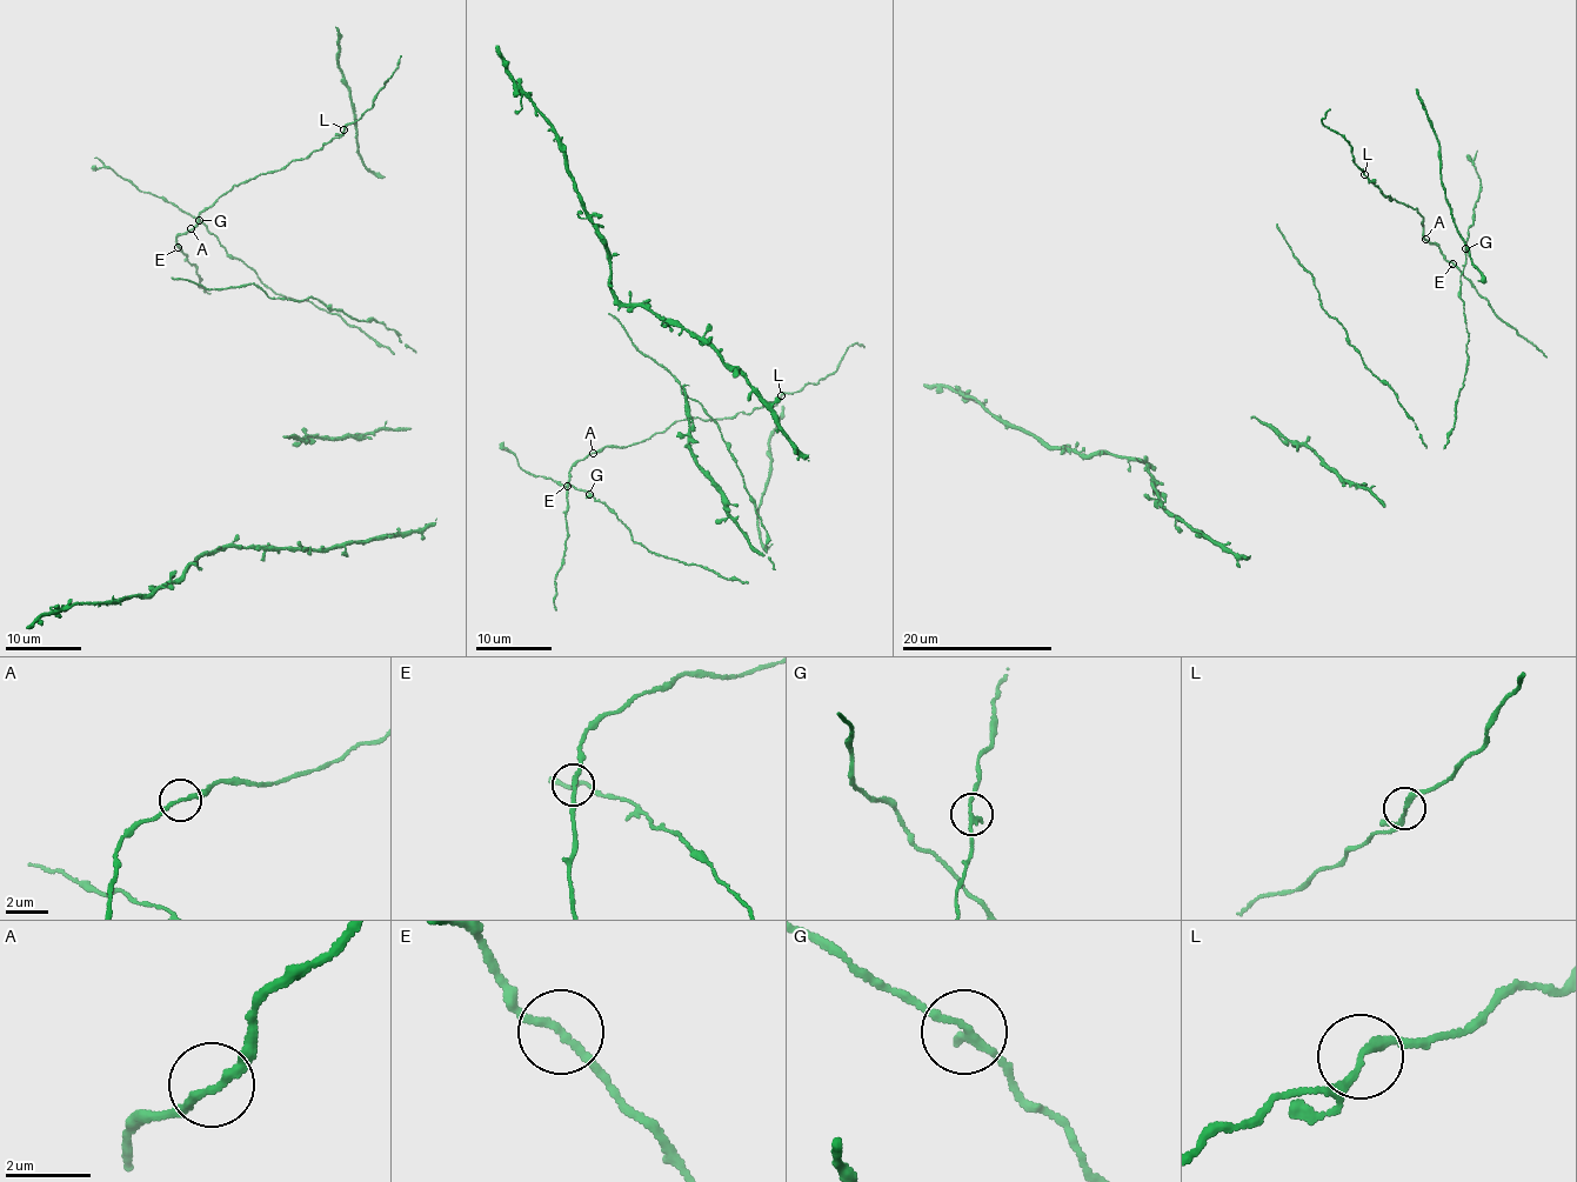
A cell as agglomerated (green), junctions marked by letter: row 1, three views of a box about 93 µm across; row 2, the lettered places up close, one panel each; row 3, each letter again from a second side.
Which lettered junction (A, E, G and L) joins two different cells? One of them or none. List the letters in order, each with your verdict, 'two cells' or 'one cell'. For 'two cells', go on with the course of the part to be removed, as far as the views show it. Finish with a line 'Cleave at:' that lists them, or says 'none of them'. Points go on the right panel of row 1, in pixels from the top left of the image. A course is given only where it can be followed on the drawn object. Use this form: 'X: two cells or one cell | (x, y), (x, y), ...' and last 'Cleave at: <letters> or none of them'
A: one cell
E: one cell
G: one cell
L: one cell
Cleave at: none of them

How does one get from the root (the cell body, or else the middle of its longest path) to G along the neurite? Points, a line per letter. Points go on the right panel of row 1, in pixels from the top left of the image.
G: (1443, 448), (1455, 427), (1455, 411), (1469, 359), (1469, 333), (1459, 296), (1465, 248)

